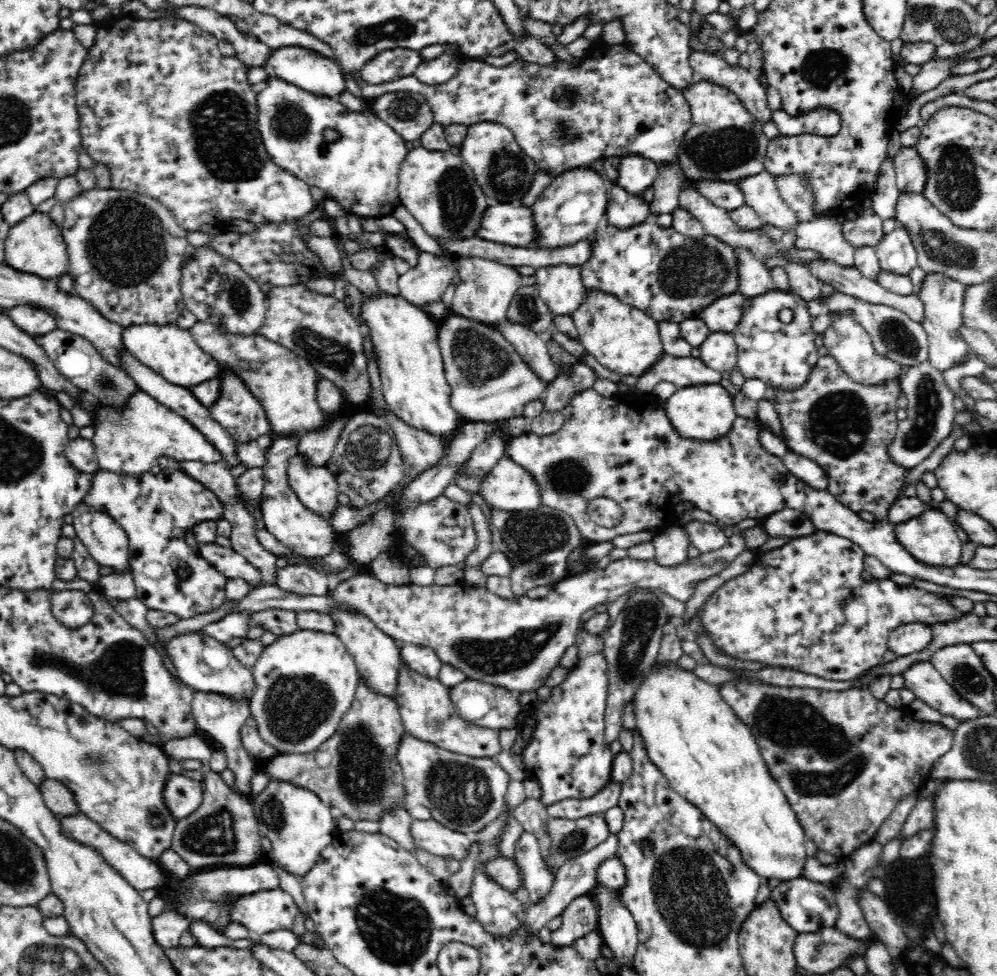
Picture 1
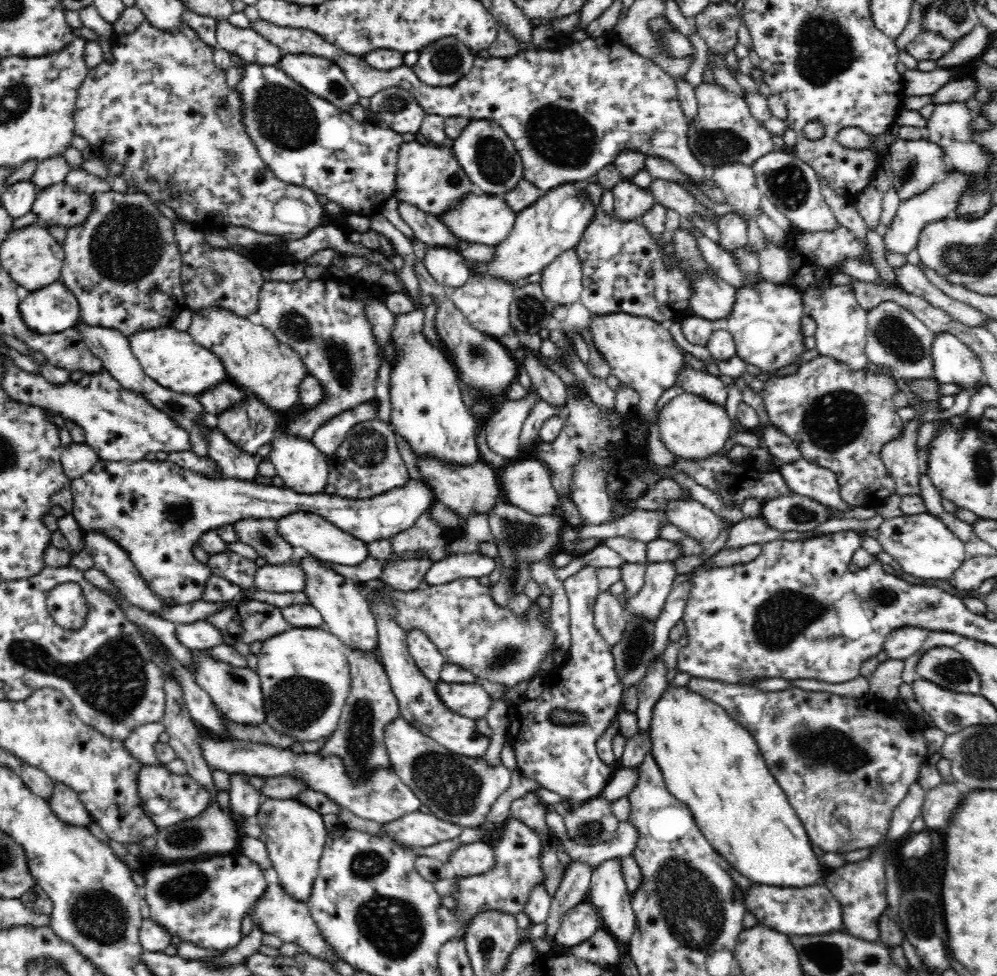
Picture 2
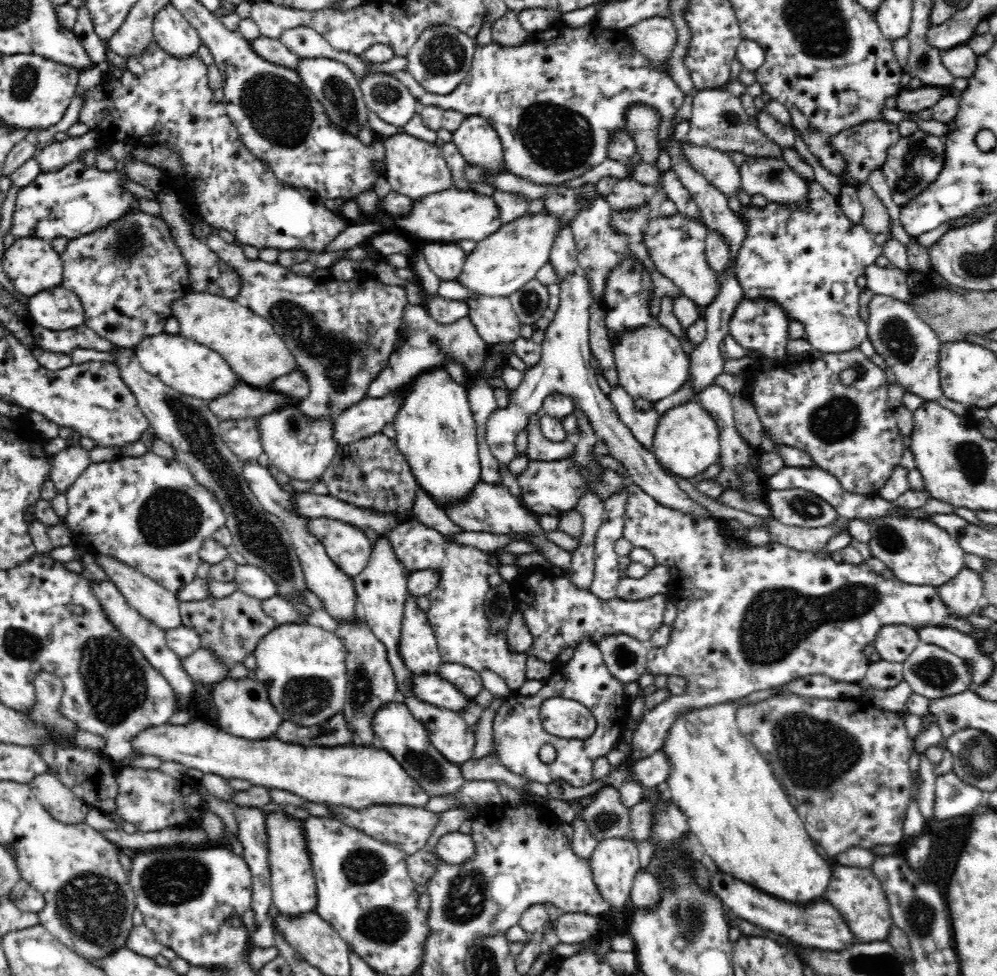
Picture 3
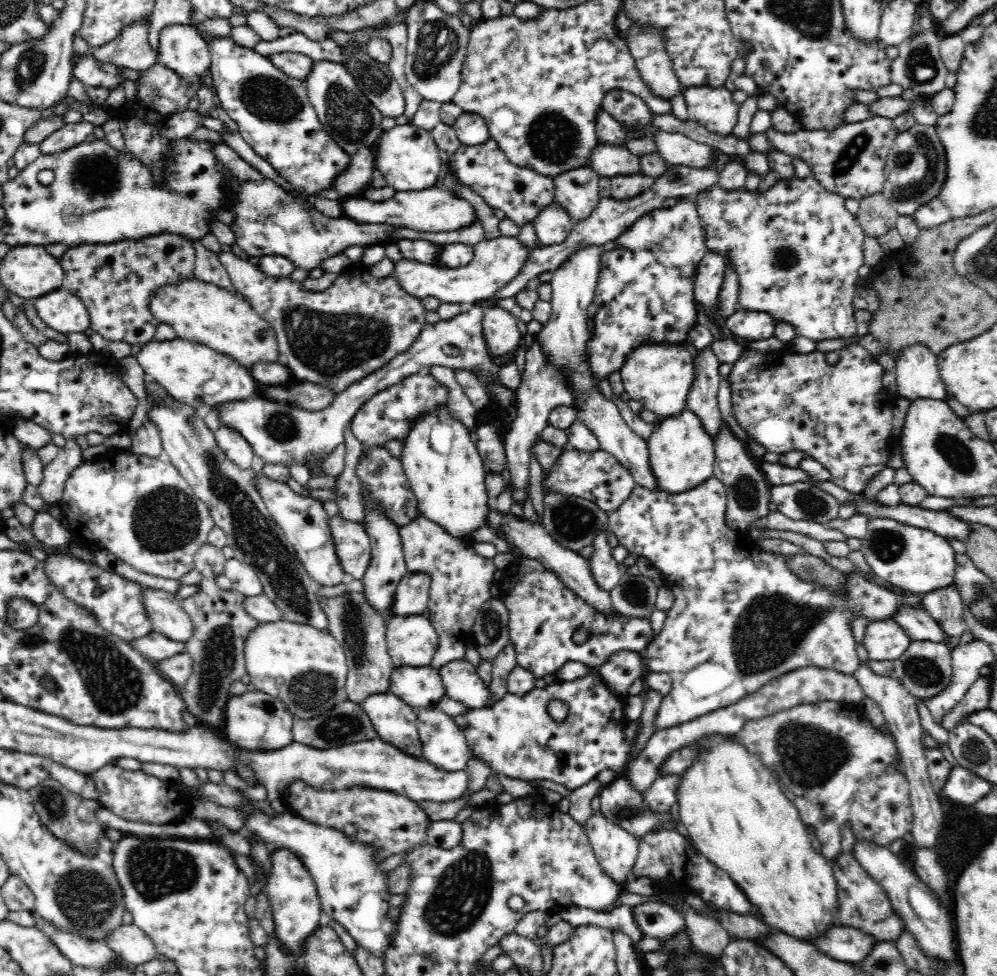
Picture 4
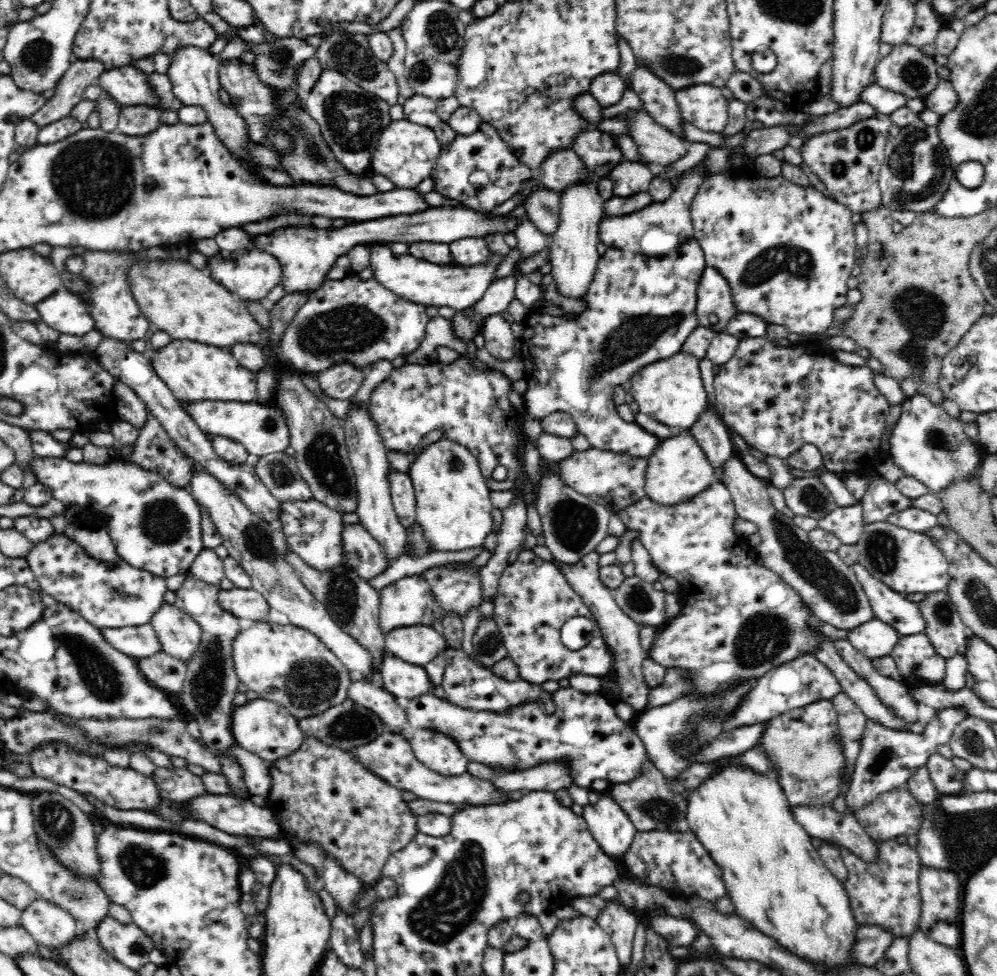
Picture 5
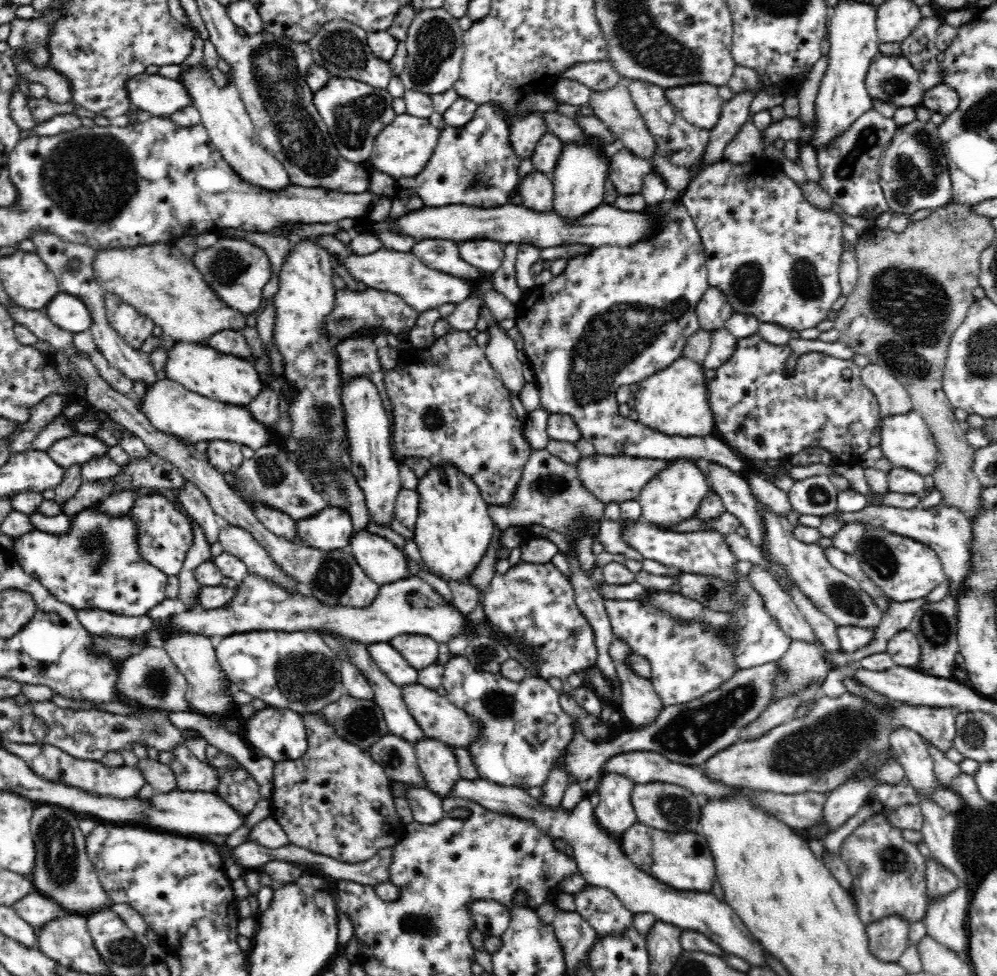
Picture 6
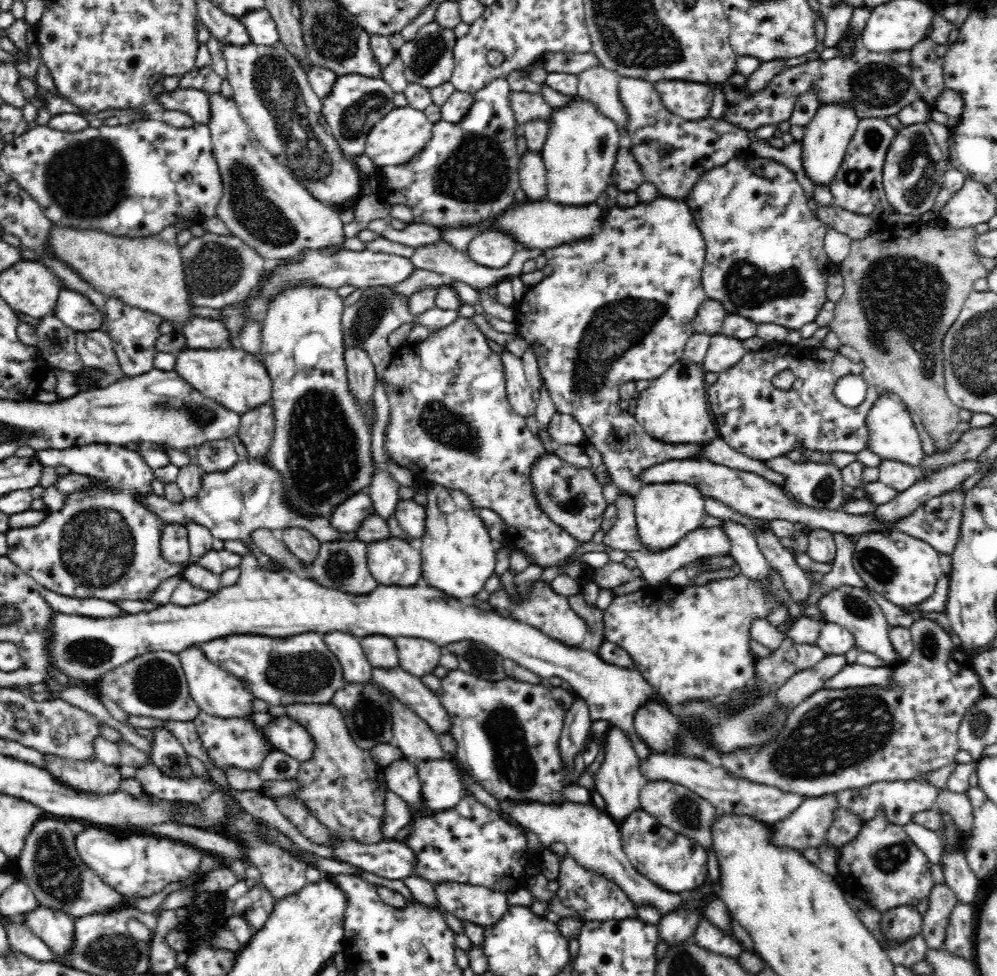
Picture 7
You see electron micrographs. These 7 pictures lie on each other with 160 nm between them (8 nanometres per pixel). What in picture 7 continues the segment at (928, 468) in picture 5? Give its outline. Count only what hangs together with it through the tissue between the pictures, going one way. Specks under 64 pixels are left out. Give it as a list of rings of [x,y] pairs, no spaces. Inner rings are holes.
[[[881,391],[879,399],[868,411],[866,426],[869,432],[867,448],[875,452],[882,461],[898,461],[913,467],[921,465],[926,456],[922,449],[922,439],[902,400],[887,396],[887,393]]]

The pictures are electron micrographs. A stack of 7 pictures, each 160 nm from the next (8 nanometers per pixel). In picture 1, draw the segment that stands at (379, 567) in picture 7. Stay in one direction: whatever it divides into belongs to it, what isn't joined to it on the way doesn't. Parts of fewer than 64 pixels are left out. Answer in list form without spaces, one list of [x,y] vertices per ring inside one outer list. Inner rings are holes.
[[[290,435],[289,437],[274,436],[272,444],[266,450],[266,462],[262,466],[262,477],[264,477],[263,492],[261,494],[262,519],[265,528],[282,544],[302,557],[316,559],[330,555],[335,552],[334,542],[338,541],[341,534],[335,531],[331,522],[317,516],[315,512],[308,510],[292,491],[288,482],[287,468],[289,460],[297,454],[299,438]]]

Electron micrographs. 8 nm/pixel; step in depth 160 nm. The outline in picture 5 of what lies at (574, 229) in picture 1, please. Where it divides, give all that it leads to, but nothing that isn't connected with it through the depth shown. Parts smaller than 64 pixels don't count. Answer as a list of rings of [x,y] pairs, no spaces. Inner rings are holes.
[[[372,244],[370,267],[374,278],[382,287],[390,289],[400,298],[424,306],[454,308],[455,311],[468,309],[486,293],[492,282],[498,280],[496,271],[506,255],[490,252],[490,258],[474,266],[436,264],[416,258],[410,254],[398,255],[389,244]]]

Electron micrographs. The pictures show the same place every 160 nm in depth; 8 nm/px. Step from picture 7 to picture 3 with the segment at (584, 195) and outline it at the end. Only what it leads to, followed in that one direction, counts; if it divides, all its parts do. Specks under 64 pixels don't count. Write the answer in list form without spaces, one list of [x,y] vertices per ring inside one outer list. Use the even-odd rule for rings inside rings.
[[[576,270],[571,277],[560,283],[560,303],[554,319],[545,330],[544,340],[541,342],[542,358],[537,365],[529,367],[525,372],[518,388],[510,393],[507,406],[498,408],[487,420],[485,439],[492,454],[504,466],[516,456],[516,437],[526,430],[527,422],[531,416],[541,414],[543,400],[550,392],[559,392],[569,396],[581,408],[599,441],[606,442],[611,456],[620,460],[630,473],[630,480],[637,484],[644,493],[652,496],[659,504],[680,511],[681,514],[691,516],[693,520],[712,520],[714,512],[708,507],[701,506],[698,502],[688,497],[678,484],[664,473],[663,466],[652,451],[646,450],[642,444],[634,439],[630,429],[619,419],[614,403],[604,394],[596,383],[595,368],[590,365],[592,353],[589,345],[589,320],[588,308],[592,304],[591,289],[584,273]]]

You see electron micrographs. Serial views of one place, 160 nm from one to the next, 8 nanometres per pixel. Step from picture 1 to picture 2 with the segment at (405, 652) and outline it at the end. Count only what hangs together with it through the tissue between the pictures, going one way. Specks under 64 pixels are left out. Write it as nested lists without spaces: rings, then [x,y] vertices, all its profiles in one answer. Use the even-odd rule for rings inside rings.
[[[422,632],[407,634],[407,647],[417,667],[432,681],[438,681],[445,665],[442,653]]]

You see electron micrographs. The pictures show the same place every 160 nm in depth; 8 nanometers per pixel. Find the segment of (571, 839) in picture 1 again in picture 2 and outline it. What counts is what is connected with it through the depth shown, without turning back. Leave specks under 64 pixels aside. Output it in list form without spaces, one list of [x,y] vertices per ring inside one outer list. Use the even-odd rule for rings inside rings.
[[[598,796],[580,803],[573,811],[562,811],[561,816],[570,839],[584,846],[612,840],[620,822],[610,811],[610,803]]]

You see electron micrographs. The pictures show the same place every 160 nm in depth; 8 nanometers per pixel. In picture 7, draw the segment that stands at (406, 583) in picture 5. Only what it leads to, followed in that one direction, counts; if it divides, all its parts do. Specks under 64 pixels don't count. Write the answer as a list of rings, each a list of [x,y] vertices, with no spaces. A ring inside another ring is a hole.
[[[255,556],[242,558],[241,574],[234,585],[220,587],[215,595],[208,600],[193,604],[192,606],[180,606],[170,602],[160,605],[151,612],[138,614],[126,613],[119,617],[83,617],[66,613],[56,613],[53,618],[52,643],[49,644],[49,661],[53,666],[65,672],[68,676],[79,678],[84,682],[96,682],[103,674],[113,668],[126,664],[129,660],[142,656],[147,652],[164,650],[177,654],[188,646],[208,643],[231,635],[261,635],[277,638],[287,638],[306,632],[318,633],[322,636],[340,632],[350,634],[359,640],[368,636],[386,636],[387,638],[399,639],[400,637],[413,637],[425,639],[429,642],[446,647],[449,644],[464,640],[474,641],[489,646],[503,658],[515,660],[537,674],[540,677],[550,678],[558,676],[571,684],[572,692],[584,699],[589,706],[590,716],[595,720],[609,720],[614,727],[628,733],[636,756],[640,760],[645,759],[650,751],[647,744],[638,736],[633,727],[634,712],[646,704],[648,700],[655,698],[660,702],[664,699],[652,689],[652,685],[640,674],[638,669],[626,669],[606,663],[599,655],[582,649],[574,648],[552,640],[546,634],[528,624],[515,622],[510,618],[504,618],[494,611],[482,611],[476,605],[469,604],[466,598],[458,599],[448,596],[445,592],[425,583],[414,586],[386,586],[379,584],[372,592],[365,595],[354,595],[330,589],[324,585],[318,585],[316,581],[308,577],[297,577],[293,572],[279,569],[278,571],[264,569]]]

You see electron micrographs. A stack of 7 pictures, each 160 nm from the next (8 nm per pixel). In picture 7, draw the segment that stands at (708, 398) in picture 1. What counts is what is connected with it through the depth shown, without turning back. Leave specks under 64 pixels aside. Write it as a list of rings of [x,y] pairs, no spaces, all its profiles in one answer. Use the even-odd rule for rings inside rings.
[[[660,482],[644,485],[633,498],[642,541],[652,551],[664,551],[685,535],[702,526],[707,515],[705,497],[700,489],[687,482]]]

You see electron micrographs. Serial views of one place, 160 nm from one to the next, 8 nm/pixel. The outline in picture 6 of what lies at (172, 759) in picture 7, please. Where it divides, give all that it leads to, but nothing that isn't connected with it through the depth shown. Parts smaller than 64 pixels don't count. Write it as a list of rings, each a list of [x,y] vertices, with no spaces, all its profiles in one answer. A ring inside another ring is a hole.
[[[183,744],[172,751],[175,754],[175,760],[170,764],[170,769],[176,774],[180,791],[216,792],[220,770],[200,761]]]

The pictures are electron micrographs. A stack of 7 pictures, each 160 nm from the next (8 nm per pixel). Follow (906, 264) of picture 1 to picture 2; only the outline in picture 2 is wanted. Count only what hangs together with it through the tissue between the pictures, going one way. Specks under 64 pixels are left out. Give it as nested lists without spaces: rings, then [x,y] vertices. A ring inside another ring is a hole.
[[[950,171],[944,180],[936,181],[932,188],[926,190],[926,192],[913,196],[908,200],[900,201],[898,210],[896,210],[892,222],[887,226],[887,231],[883,236],[885,253],[906,255],[906,263],[914,262],[914,259],[909,256],[917,248],[920,230],[924,228],[924,224],[932,222],[932,220],[938,220],[938,218],[946,218],[946,216],[955,217],[956,202],[960,198],[962,190],[966,190],[970,186],[970,182],[974,184],[974,181],[970,179],[970,175]]]

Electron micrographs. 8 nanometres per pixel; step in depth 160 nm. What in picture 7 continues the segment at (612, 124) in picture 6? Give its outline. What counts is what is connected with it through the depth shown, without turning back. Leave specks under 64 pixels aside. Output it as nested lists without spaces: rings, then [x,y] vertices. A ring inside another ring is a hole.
[[[602,66],[592,67],[577,78],[579,98],[594,103],[598,113],[614,121],[620,135],[620,146],[630,146],[628,111],[620,100],[621,77]]]

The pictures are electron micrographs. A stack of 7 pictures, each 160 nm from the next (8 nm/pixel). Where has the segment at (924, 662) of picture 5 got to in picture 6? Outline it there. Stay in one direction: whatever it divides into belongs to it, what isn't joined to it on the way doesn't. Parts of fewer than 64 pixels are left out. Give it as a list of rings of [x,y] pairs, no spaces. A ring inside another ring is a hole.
[[[910,630],[899,631],[887,644],[886,652],[896,665],[919,670],[921,663],[920,640]]]

